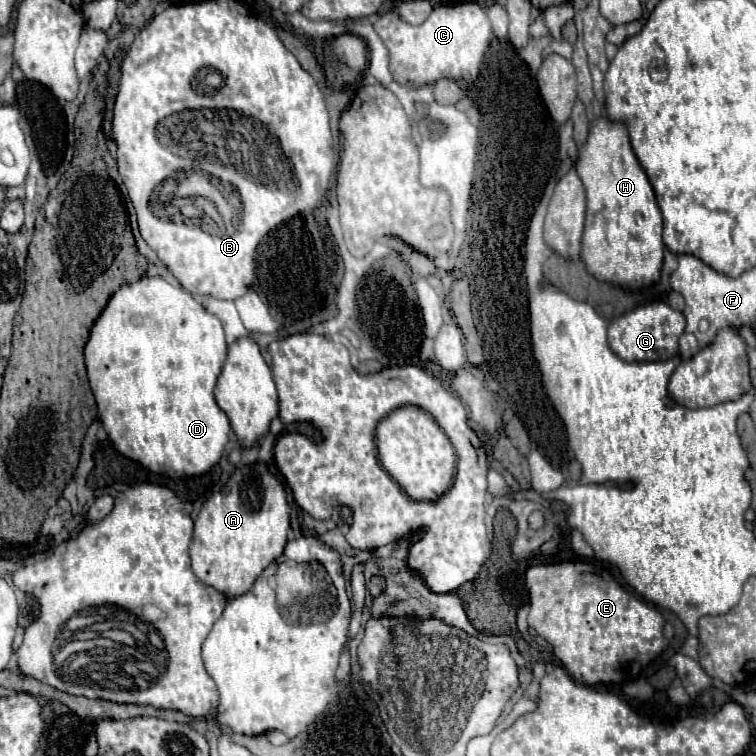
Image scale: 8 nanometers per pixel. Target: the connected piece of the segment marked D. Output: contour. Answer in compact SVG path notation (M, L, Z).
M150 276L122 286L92 326L84 350L98 414L116 450L170 480L200 476L212 470L220 462L230 436L230 422L212 394L226 360L226 348L220 320L208 314L184 288Z

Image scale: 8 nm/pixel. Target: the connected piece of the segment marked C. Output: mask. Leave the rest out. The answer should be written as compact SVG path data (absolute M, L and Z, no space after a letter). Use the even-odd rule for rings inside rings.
M470 2L456 6L438 6L420 26L412 26L404 22L396 12L388 12L374 22L374 30L390 50L392 76L400 82L418 86L432 84L436 82L436 78L474 82L480 74L484 52L494 38L492 24L484 8Z

